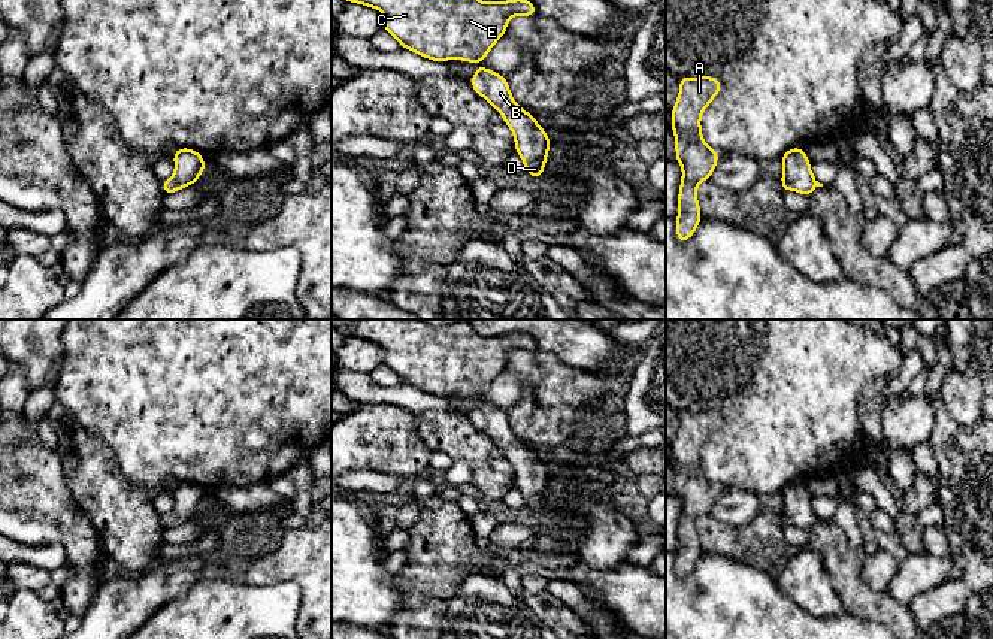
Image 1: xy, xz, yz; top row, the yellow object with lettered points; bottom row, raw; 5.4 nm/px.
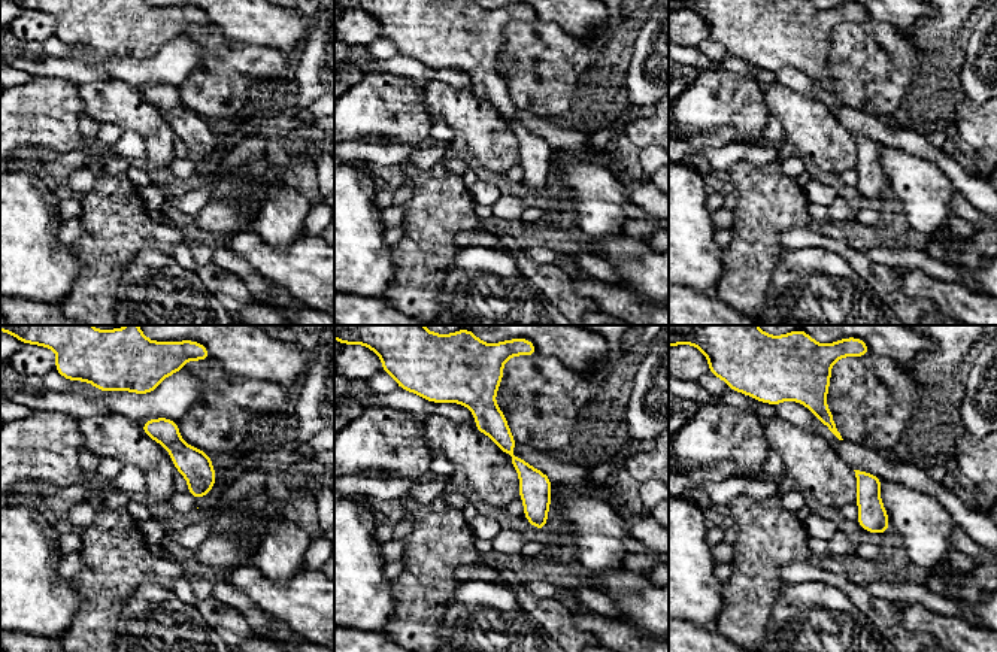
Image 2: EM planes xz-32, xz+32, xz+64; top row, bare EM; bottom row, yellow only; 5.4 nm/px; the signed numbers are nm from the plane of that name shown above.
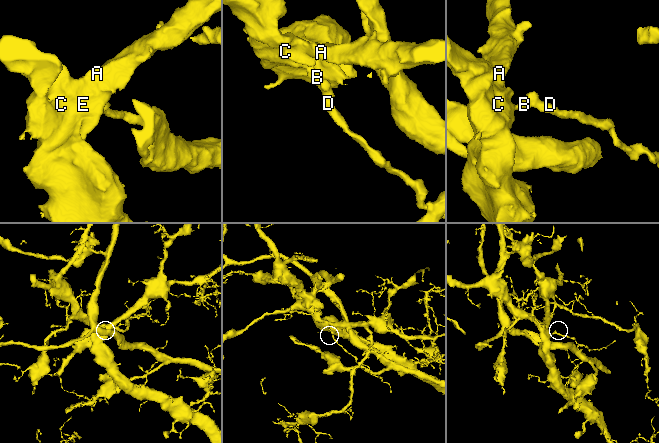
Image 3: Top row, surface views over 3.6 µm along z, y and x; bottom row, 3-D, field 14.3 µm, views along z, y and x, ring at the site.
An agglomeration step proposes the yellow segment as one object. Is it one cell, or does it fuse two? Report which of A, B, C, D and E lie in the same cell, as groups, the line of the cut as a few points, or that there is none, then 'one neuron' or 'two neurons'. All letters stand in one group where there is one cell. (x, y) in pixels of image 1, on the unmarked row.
A B C D E | no cut | one neuron

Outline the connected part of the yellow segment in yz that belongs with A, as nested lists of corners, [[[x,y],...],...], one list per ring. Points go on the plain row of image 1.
[[[715,411],[679,412],[679,428],[672,442],[670,461],[675,469],[675,494],[682,502],[676,549],[676,573],[679,578],[693,572],[702,555],[696,521],[712,512],[720,487],[711,484],[702,472],[700,451],[721,426]]]

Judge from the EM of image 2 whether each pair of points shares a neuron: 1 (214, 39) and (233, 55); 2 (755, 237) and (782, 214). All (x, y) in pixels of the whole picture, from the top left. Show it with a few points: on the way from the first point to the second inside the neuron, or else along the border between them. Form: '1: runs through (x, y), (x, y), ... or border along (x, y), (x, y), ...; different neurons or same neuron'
1: runs through (218, 44), (229, 54); same neuron
2: runs through (761, 232), (776, 217); same neuron

